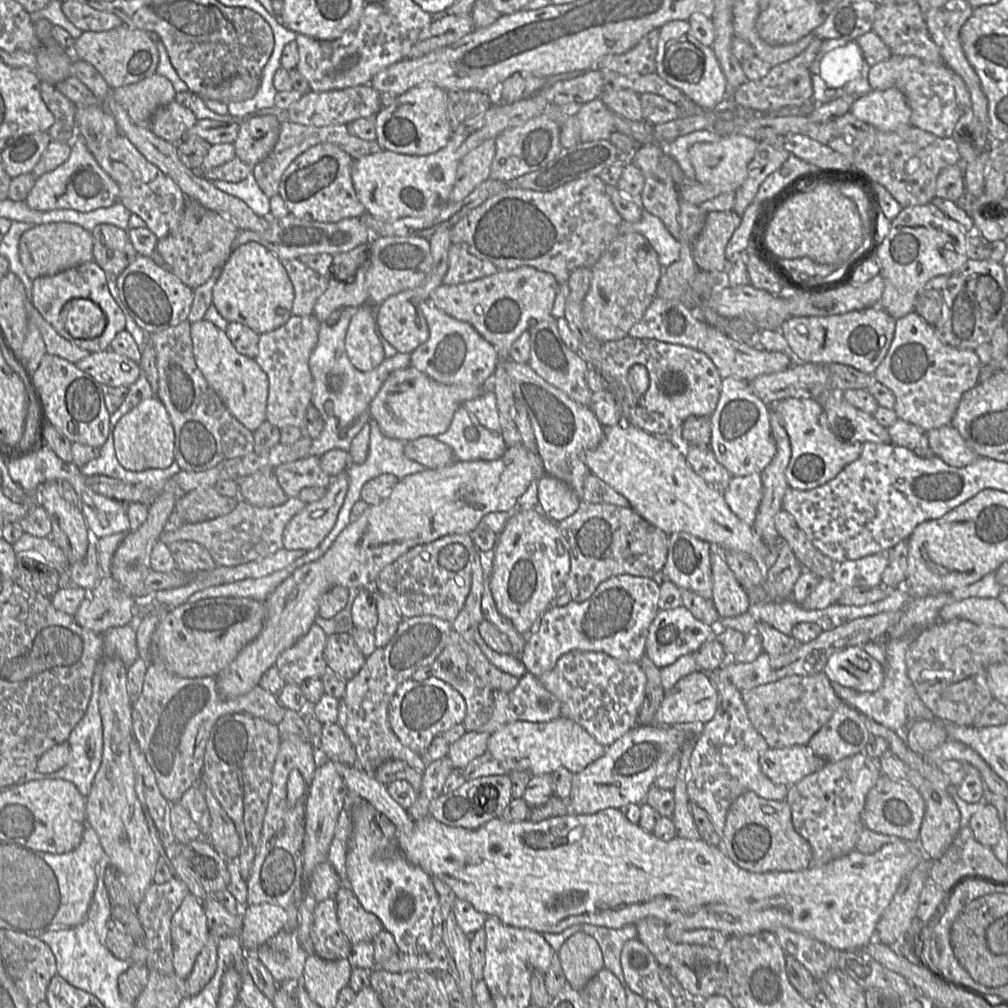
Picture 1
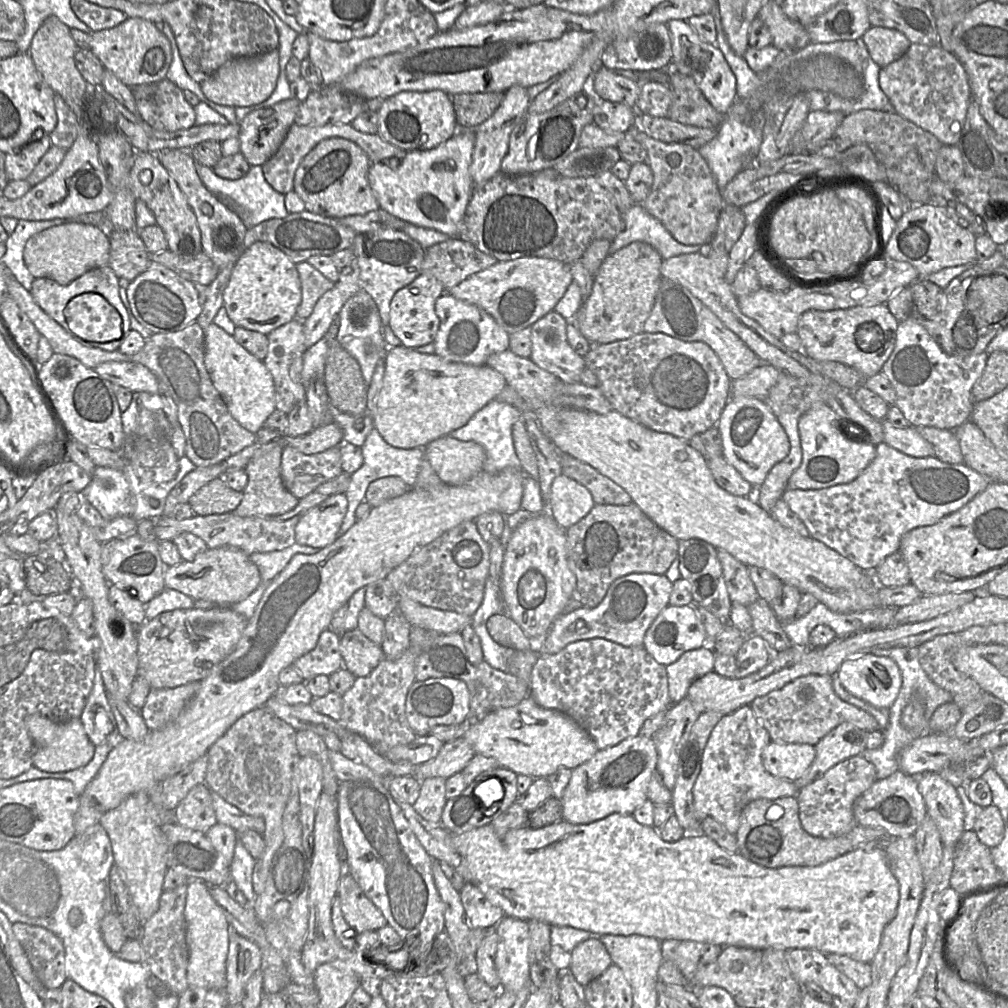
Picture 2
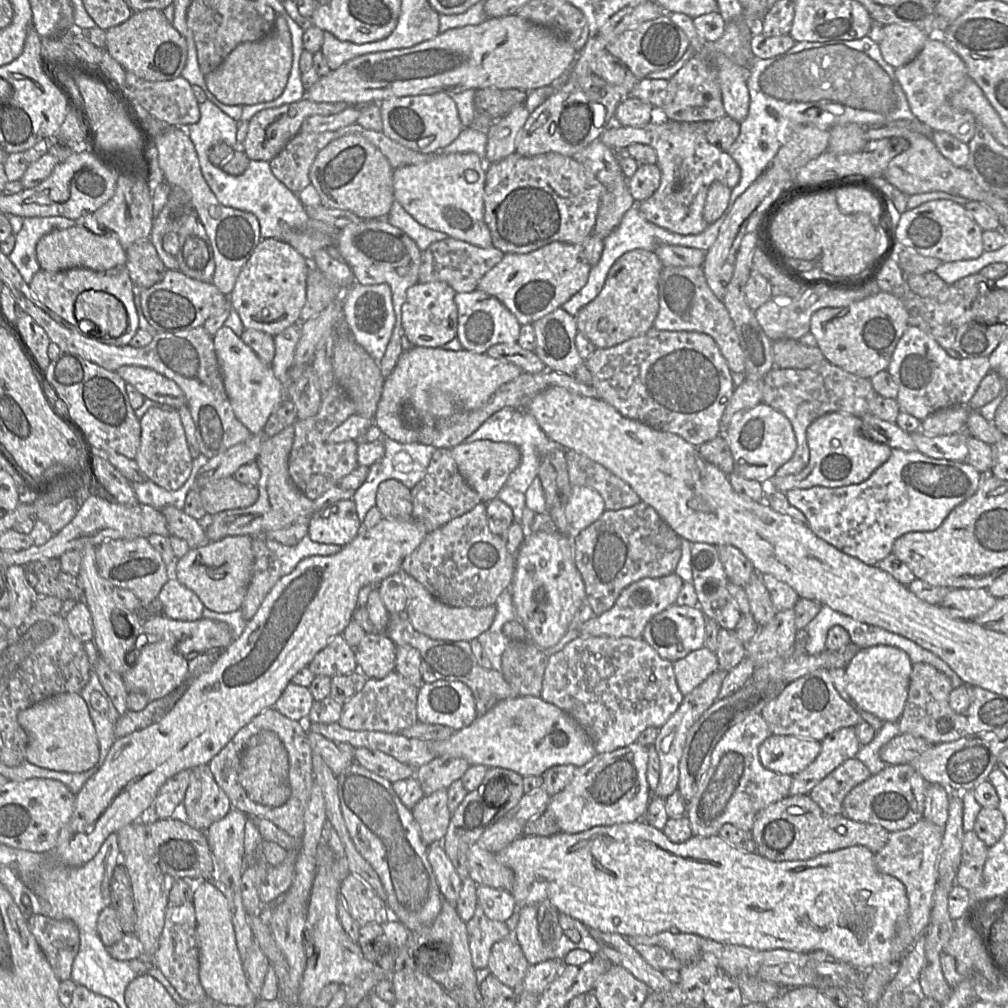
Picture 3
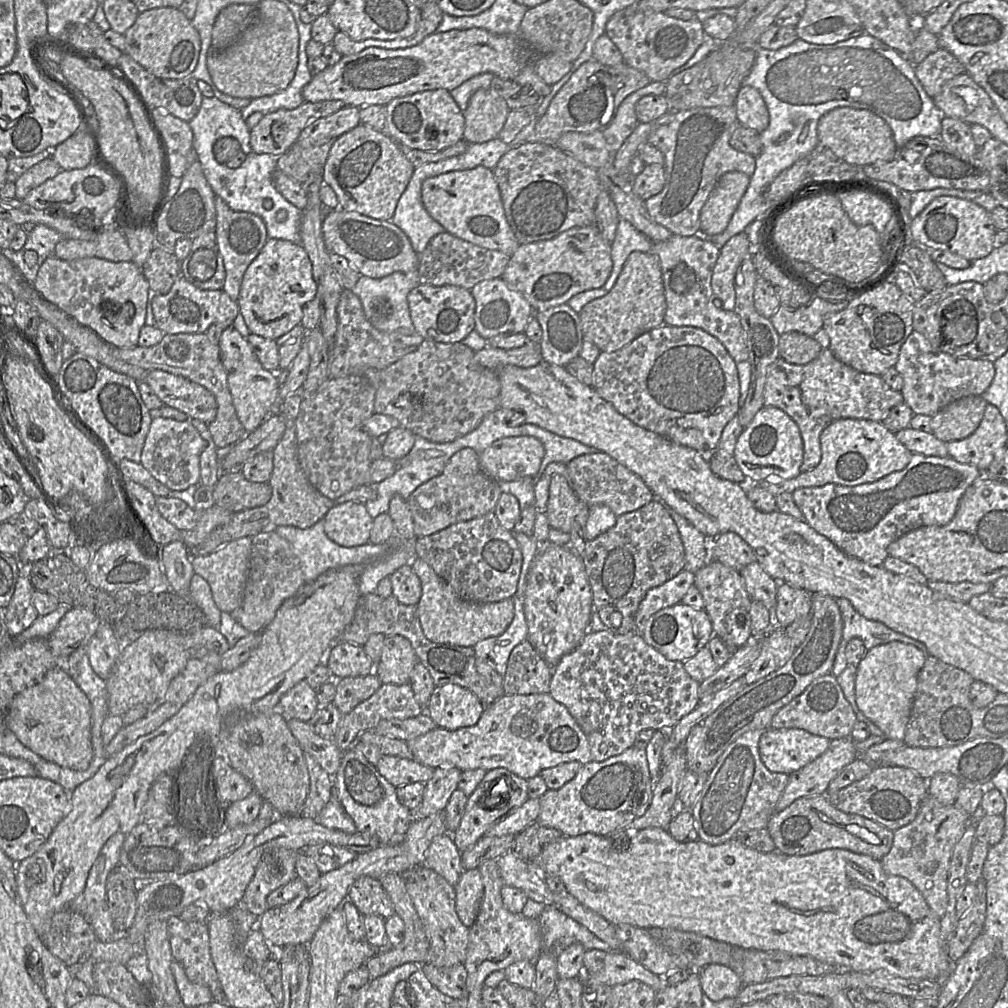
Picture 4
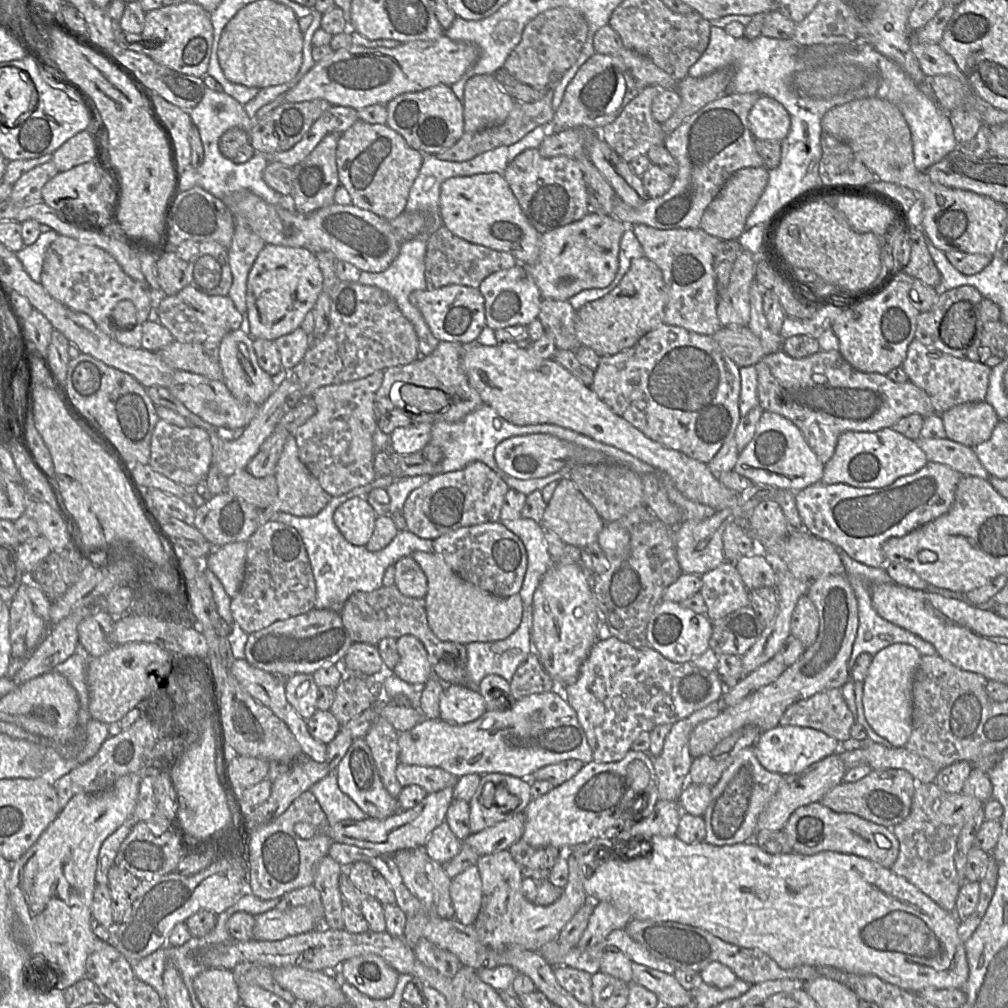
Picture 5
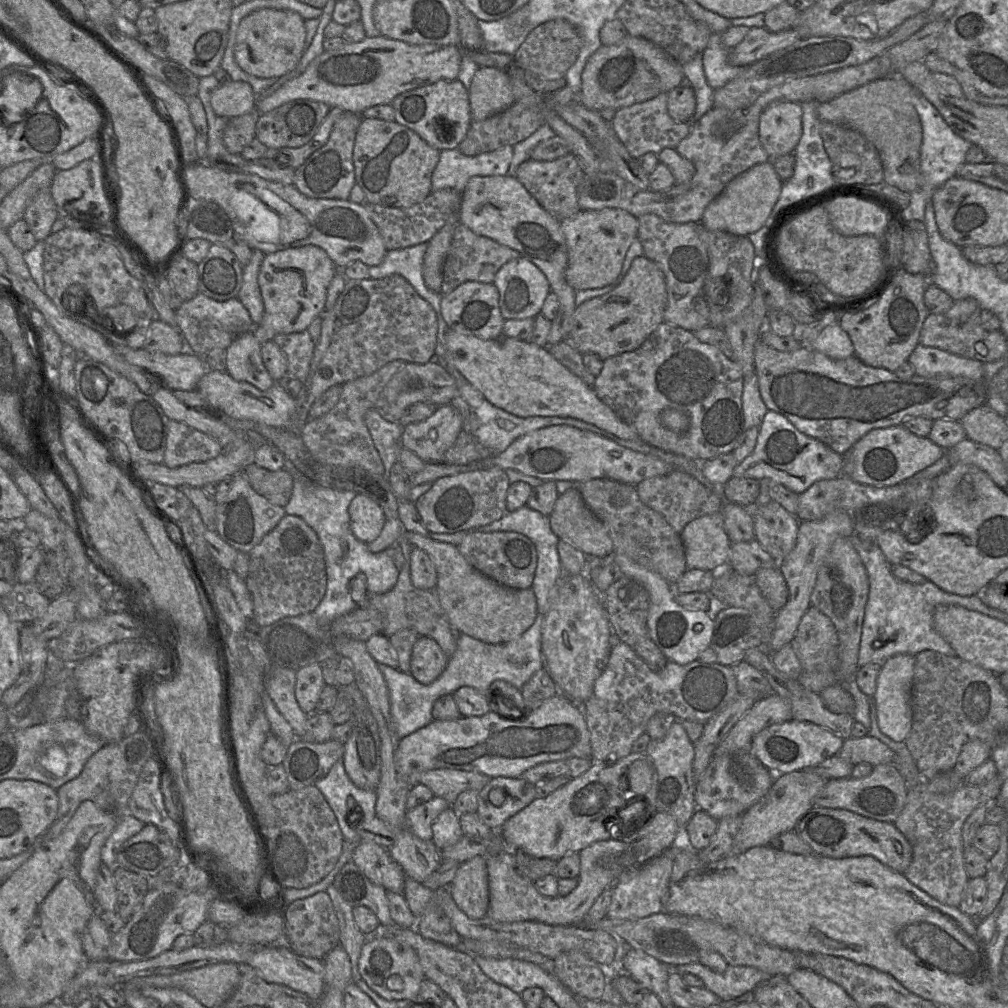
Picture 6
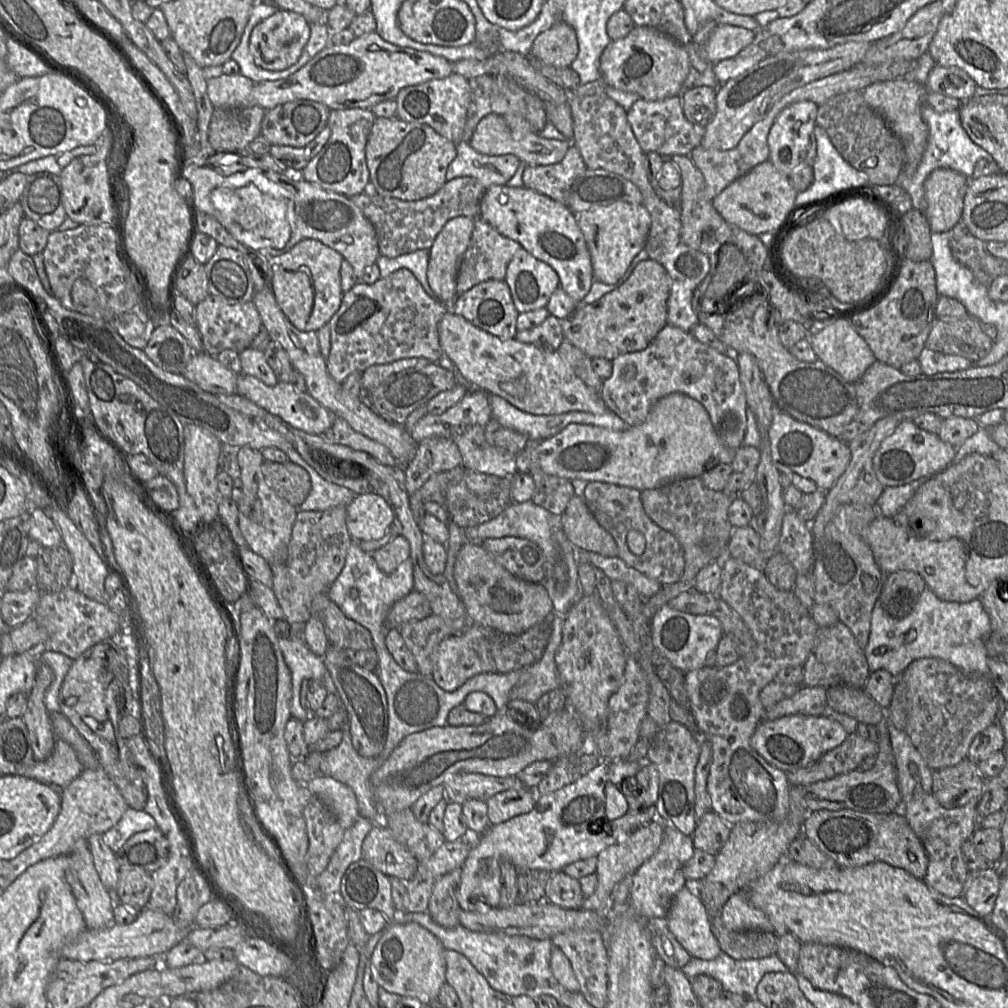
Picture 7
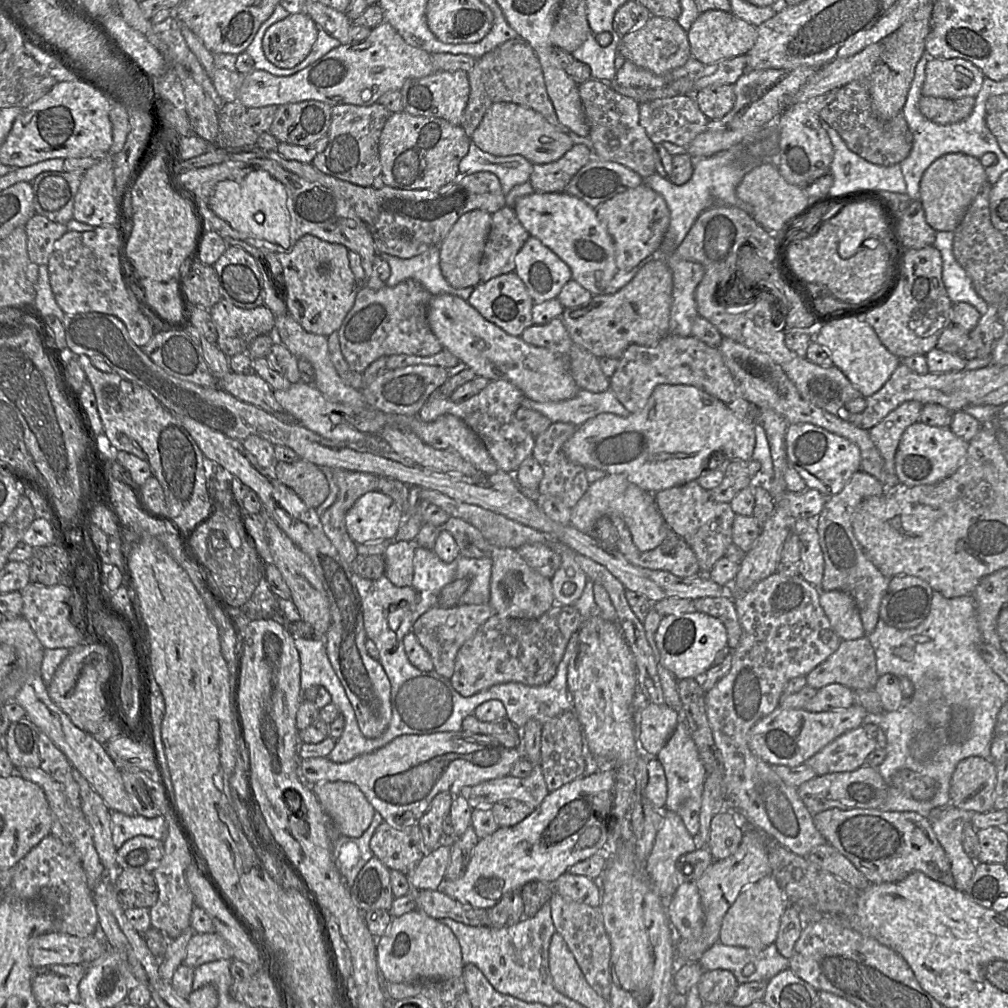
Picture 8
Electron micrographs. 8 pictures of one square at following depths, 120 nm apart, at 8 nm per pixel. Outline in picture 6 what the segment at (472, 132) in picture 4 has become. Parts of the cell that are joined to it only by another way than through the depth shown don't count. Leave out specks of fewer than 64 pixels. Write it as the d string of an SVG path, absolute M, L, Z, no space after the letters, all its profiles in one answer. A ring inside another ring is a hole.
M479 67L468 87L472 121L501 113L516 102L507 74L494 67Z

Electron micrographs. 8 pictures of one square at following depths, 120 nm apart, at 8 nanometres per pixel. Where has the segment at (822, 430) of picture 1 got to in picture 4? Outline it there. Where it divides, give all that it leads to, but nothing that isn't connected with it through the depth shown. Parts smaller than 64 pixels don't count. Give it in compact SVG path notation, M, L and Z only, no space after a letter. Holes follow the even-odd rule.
M838 419L828 425L820 435L822 457L813 470L800 473L787 480L765 480L756 483L775 497L793 493L799 488L822 487L826 484L857 486L875 482L886 475L903 470L913 453L908 450L881 422L866 419Z

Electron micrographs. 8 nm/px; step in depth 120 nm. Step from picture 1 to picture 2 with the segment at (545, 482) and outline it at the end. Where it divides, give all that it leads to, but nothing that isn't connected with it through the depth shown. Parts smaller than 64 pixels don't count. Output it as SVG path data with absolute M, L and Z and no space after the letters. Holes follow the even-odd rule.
M562 474L553 480L546 510L562 528L580 521L594 506L590 491L582 484Z

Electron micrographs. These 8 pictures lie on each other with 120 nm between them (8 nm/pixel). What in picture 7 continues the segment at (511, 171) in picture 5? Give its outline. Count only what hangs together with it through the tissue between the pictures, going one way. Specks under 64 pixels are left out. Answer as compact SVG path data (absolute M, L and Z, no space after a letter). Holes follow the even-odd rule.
M571 144L565 156L557 163L526 165L523 171L523 184L568 205L571 186L586 168L579 149Z

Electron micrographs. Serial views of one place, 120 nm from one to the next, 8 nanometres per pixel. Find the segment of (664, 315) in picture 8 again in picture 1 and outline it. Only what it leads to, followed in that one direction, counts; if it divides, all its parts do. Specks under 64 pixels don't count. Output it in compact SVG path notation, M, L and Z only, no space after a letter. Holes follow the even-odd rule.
M636 232L620 233L591 267L590 287L582 302L586 329L601 342L628 336L629 330L642 319L656 297L663 269L657 252L646 237Z

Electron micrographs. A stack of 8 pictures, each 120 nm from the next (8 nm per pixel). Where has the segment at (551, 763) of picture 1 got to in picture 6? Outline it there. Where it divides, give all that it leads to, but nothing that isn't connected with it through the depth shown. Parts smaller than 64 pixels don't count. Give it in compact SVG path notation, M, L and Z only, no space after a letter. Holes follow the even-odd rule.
M559 692L539 707L529 710L520 720L508 720L493 711L483 716L461 717L455 720L433 719L428 725L402 738L396 748L394 762L399 776L409 786L418 784L421 773L435 769L455 769L494 777L521 777L523 773L544 762L568 758L592 759L590 734L582 707Z

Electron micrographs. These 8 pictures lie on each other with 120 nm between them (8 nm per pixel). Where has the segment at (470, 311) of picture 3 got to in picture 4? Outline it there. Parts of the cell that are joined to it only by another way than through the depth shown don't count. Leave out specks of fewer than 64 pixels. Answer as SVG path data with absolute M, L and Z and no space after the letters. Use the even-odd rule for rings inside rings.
M501 277L480 282L470 292L476 303L474 330L485 340L504 333L522 333L534 316L534 310L522 293L510 288Z

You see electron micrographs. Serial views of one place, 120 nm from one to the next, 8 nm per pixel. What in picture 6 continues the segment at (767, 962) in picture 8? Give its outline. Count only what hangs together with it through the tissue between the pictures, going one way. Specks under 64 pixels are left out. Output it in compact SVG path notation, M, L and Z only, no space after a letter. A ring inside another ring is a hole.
M700 962L691 963L687 965L679 965L674 967L678 974L692 974L699 977L703 983L704 988L714 993L720 1001L730 1001L741 997L745 994L753 992L759 985L769 981L772 976L769 974L749 966L727 966L727 969L722 973L717 973L710 968L702 965Z

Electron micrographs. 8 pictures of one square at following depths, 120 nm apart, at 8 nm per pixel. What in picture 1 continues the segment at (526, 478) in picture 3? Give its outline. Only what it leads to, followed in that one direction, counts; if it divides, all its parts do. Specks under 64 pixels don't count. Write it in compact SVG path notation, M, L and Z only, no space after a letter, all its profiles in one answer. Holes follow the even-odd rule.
M487 390L481 396L462 403L455 411L449 428L436 438L450 446L455 459L459 461L489 461L502 457L508 447L503 439L494 392ZM469 427L475 427L478 430L479 436L476 440L468 441L465 438L464 431Z

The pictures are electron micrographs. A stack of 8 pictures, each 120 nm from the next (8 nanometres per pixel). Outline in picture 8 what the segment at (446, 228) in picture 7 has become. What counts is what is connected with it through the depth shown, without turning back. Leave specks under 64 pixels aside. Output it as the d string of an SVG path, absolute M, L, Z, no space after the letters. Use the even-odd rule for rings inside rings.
M473 210L463 214L453 225L440 244L440 269L450 286L456 289L476 287L481 283L480 262L491 229L491 214L482 210Z

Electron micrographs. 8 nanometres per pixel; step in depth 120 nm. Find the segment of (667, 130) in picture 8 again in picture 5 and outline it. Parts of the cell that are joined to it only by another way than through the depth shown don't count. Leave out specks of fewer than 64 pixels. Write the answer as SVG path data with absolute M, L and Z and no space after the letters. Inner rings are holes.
M648 86L633 98L622 110L620 115L611 123L600 130L604 141L626 162L634 158L646 155L652 146L662 145L666 137L661 123L652 116L651 106L653 99L659 95L664 88Z

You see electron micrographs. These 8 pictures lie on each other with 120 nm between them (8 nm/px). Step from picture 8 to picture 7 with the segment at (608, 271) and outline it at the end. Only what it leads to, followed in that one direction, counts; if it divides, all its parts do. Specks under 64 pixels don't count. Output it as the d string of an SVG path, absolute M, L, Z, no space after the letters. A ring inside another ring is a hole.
M493 185L486 189L481 199L479 218L551 266L559 276L560 287L577 305L582 304L594 282L593 269L577 216L568 205L525 186Z

